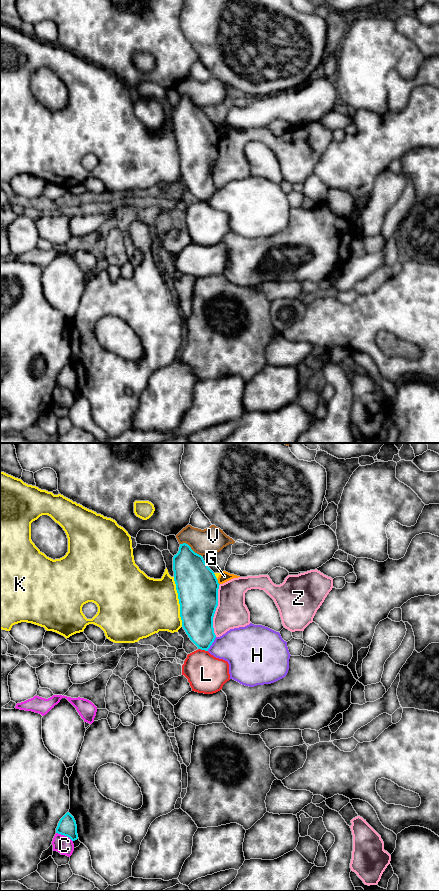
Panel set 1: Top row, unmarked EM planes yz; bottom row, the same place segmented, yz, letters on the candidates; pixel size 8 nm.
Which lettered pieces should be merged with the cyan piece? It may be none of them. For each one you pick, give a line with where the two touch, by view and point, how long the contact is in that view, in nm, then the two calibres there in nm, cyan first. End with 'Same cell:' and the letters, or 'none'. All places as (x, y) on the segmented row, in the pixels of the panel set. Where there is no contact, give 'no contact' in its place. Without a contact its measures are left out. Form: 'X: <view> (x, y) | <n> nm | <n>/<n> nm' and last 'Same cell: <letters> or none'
Same cell: none

